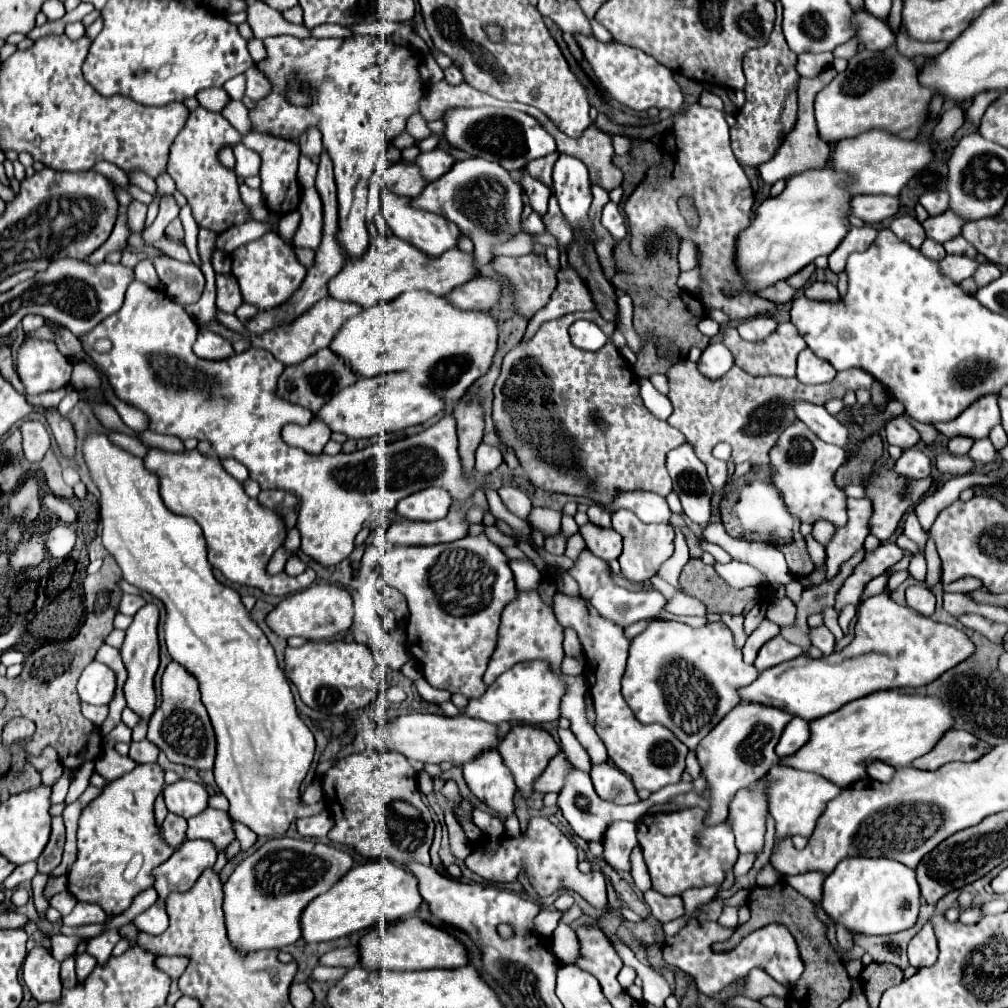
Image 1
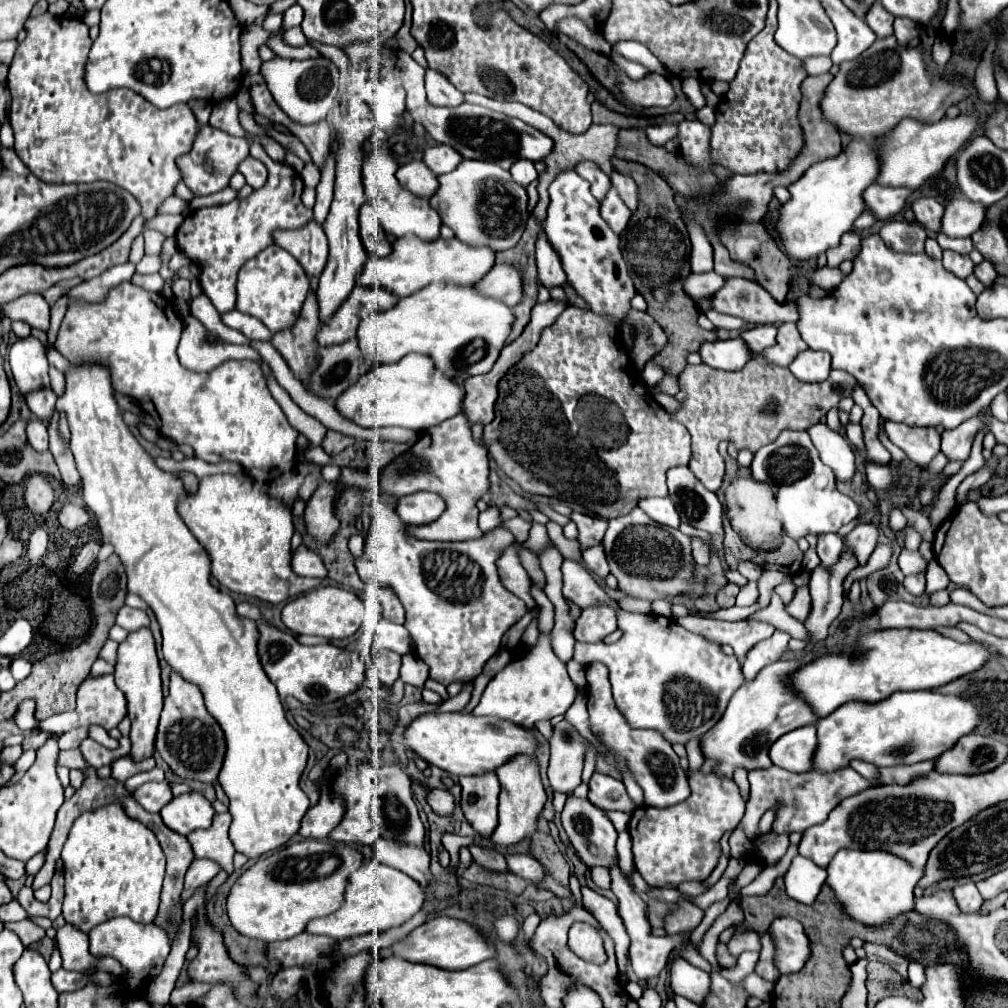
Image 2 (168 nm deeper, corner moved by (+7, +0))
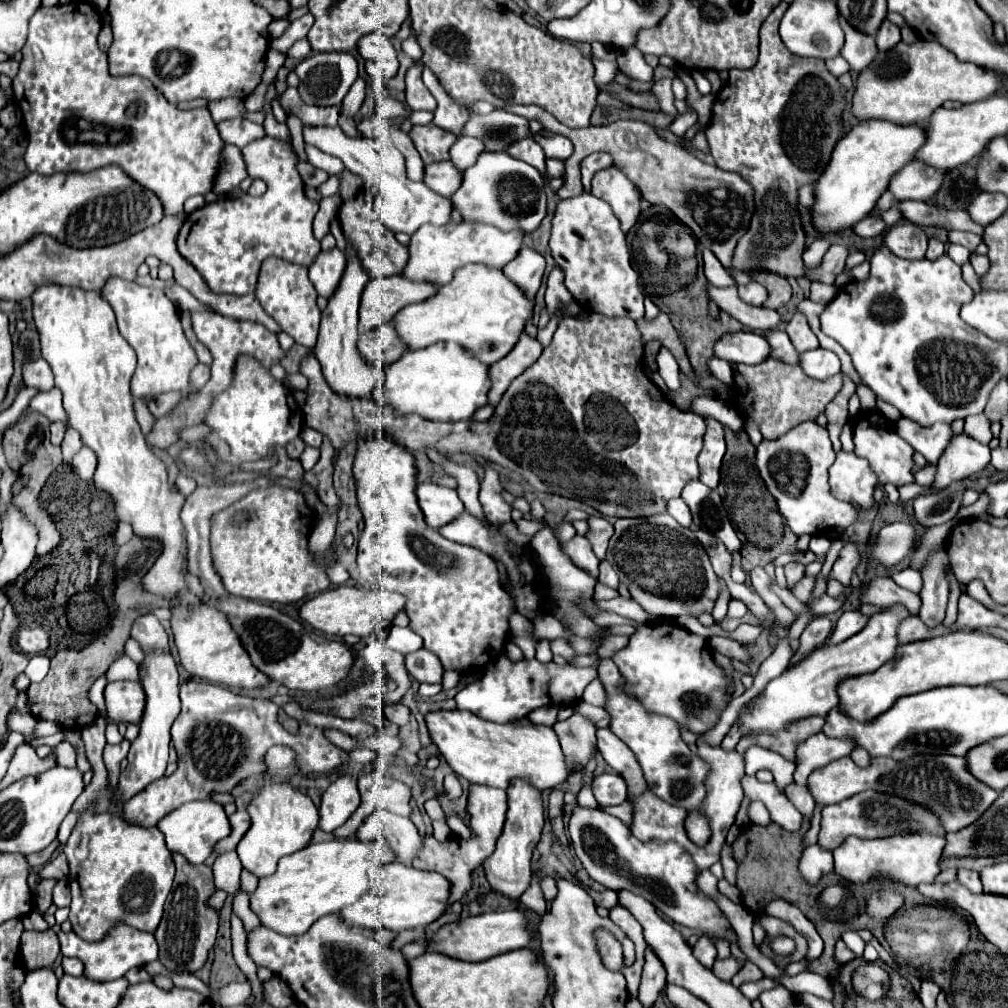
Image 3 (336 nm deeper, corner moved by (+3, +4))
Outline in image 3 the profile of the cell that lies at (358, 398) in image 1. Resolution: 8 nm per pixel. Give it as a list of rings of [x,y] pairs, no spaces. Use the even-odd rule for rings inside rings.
[[[435,343],[425,349],[405,351],[399,361],[383,365],[381,389],[373,397],[397,413],[417,413],[427,421],[461,421],[471,419],[479,407],[487,405],[487,391],[487,365],[477,363],[453,343]]]

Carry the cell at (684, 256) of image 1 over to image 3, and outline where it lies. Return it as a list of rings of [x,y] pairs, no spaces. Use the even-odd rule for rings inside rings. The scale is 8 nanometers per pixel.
[[[703,249],[703,269],[705,269],[705,277],[709,279],[711,285],[715,285],[715,287],[735,285],[735,281],[727,273],[727,269],[717,261],[717,257],[709,249]]]

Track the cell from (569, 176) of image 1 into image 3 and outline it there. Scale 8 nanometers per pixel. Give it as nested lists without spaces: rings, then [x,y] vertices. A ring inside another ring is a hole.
[[[583,191],[577,197],[563,199],[553,215],[551,229],[551,255],[565,273],[565,285],[583,311],[603,313],[607,317],[631,317],[641,319],[643,293],[637,285],[637,273],[631,267],[629,247],[625,233],[619,229],[619,221],[611,207],[597,199],[593,193]]]

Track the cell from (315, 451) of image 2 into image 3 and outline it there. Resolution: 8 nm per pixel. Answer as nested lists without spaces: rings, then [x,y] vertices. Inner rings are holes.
[[[305,447],[305,451],[301,453],[299,461],[301,461],[303,469],[309,471],[309,469],[319,461],[319,449],[315,449],[315,447]]]

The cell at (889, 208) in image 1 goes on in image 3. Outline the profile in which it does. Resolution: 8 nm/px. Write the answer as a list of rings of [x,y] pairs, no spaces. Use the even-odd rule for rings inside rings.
[[[911,161],[891,177],[887,191],[893,193],[895,203],[901,203],[907,199],[929,201],[933,193],[937,193],[937,189],[941,187],[943,177],[945,177],[945,171],[933,171],[929,165]]]

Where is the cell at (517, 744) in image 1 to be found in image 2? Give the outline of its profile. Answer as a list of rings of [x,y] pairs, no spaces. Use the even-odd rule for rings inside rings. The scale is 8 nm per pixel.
[[[513,757],[505,765],[497,769],[497,777],[501,783],[501,795],[499,795],[499,827],[491,835],[491,841],[499,847],[511,847],[521,843],[523,839],[531,837],[537,831],[537,819],[539,813],[547,801],[541,777],[539,777],[539,767],[537,759],[533,757]]]

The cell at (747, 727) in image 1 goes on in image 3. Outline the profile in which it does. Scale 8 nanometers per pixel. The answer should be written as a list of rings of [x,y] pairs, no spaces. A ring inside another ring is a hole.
[[[893,605],[887,611],[875,613],[869,619],[869,625],[857,635],[849,637],[847,641],[837,643],[837,645],[825,643],[817,647],[815,651],[811,651],[809,655],[805,655],[795,665],[787,667],[779,677],[771,679],[767,687],[751,703],[747,703],[747,707],[739,713],[737,723],[739,723],[741,733],[755,739],[761,731],[775,733],[807,717],[825,717],[839,703],[837,683],[841,679],[851,677],[851,675],[871,673],[879,669],[885,661],[893,659],[895,647],[899,645],[897,625],[901,623],[901,619],[909,615],[911,613],[903,605]]]

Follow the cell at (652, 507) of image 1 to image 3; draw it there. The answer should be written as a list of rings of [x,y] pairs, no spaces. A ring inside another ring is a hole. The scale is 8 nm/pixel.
[[[669,499],[667,501],[667,513],[683,527],[689,527],[691,525],[691,513],[689,513],[689,507],[685,505],[683,499]]]

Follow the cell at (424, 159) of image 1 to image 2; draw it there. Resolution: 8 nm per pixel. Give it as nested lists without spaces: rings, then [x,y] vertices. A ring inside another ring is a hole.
[[[431,145],[423,149],[423,161],[433,173],[443,175],[443,173],[451,173],[453,169],[457,169],[463,157],[451,145]]]

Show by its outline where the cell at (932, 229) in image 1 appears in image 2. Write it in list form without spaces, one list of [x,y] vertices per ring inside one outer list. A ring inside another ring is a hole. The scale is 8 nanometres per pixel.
[[[965,197],[949,201],[943,217],[943,233],[949,237],[971,237],[985,221],[987,207],[977,205]]]

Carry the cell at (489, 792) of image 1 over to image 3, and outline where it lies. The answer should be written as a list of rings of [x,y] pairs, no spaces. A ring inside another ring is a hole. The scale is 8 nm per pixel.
[[[471,785],[469,787],[469,799],[467,799],[467,813],[469,813],[469,827],[471,827],[472,836],[470,840],[458,840],[458,837],[452,841],[452,837],[447,839],[447,843],[441,847],[433,837],[425,839],[425,845],[421,853],[417,853],[413,867],[423,869],[423,871],[435,871],[451,883],[449,891],[449,905],[457,899],[461,899],[469,887],[471,887],[471,871],[481,865],[493,851],[497,837],[501,835],[503,823],[505,823],[505,813],[507,813],[507,793],[497,787],[487,787],[487,785]]]

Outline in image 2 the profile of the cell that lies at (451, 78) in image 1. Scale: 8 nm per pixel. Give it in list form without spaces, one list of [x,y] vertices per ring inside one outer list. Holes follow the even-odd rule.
[[[425,71],[425,89],[429,103],[439,107],[457,107],[465,101],[463,93],[459,93],[439,71]]]

